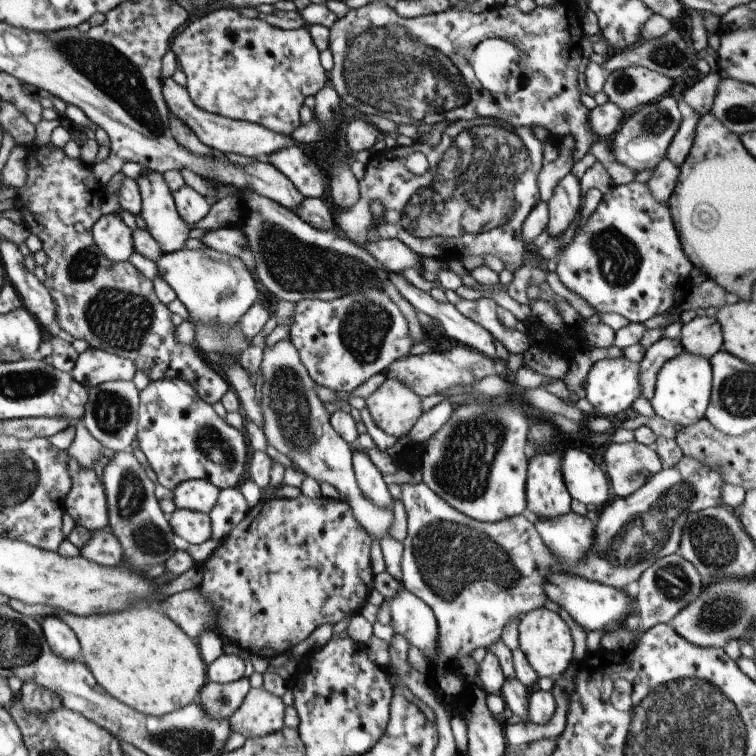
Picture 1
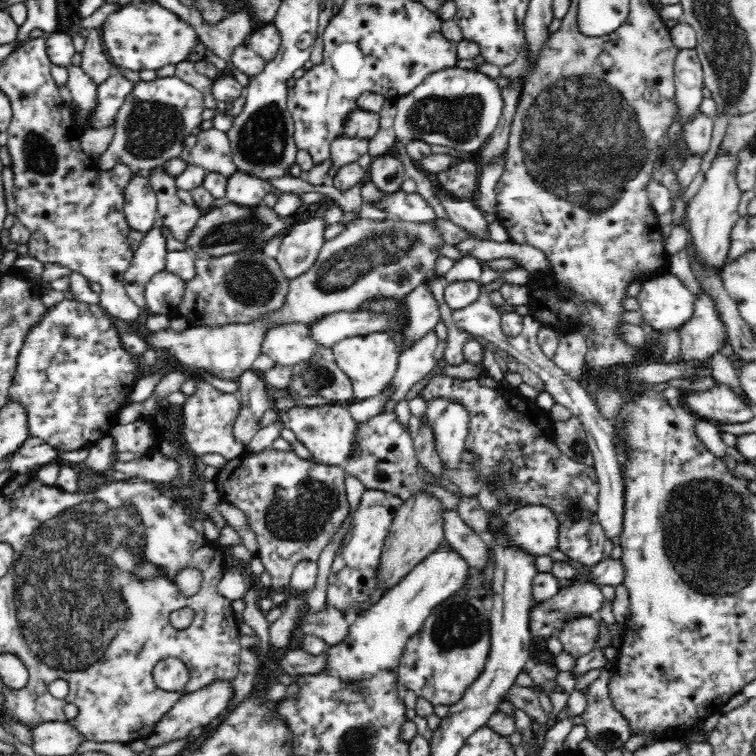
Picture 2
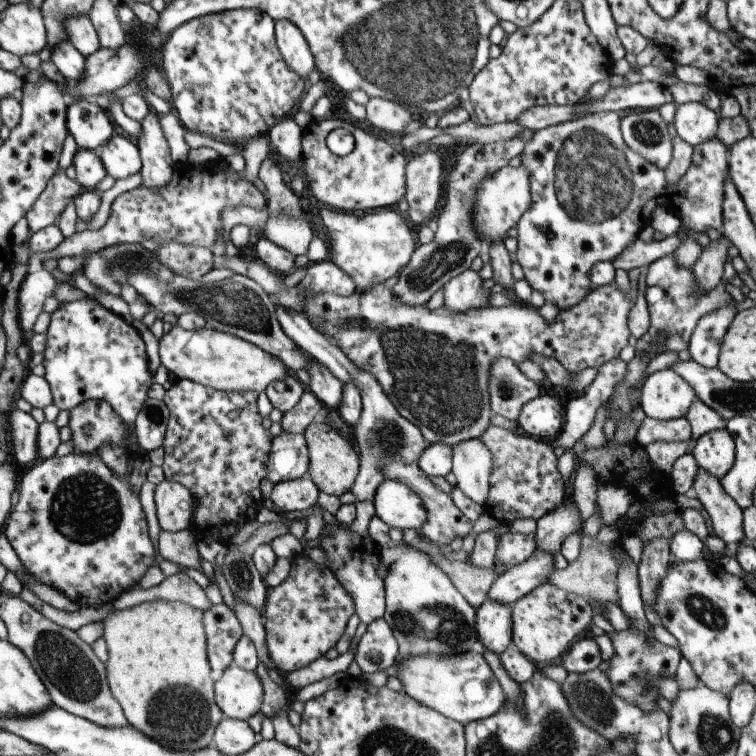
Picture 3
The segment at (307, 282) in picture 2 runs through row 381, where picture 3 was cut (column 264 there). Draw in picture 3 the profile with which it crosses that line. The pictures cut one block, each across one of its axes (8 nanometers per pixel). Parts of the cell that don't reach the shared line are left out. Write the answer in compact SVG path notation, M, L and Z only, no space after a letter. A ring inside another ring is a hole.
M305 215L299 218L290 216L270 216L264 226L264 239L286 248L295 257L306 255L313 246L314 229Z

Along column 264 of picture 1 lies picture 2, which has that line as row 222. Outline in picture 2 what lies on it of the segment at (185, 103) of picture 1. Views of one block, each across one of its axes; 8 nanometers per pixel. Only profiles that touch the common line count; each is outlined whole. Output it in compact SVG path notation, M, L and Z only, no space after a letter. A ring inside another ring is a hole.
M133 174L124 189L123 211L126 215L126 221L132 230L140 231L146 234L156 223L159 222L157 214L157 196L154 189L150 186L149 177Z

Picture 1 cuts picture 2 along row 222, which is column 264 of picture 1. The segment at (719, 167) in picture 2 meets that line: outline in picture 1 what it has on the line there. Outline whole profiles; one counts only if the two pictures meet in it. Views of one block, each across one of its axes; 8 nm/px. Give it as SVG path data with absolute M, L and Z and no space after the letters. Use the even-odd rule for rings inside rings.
M252 687L242 706L229 718L231 732L239 732L246 738L263 737L283 727L286 706L279 696L264 687Z

